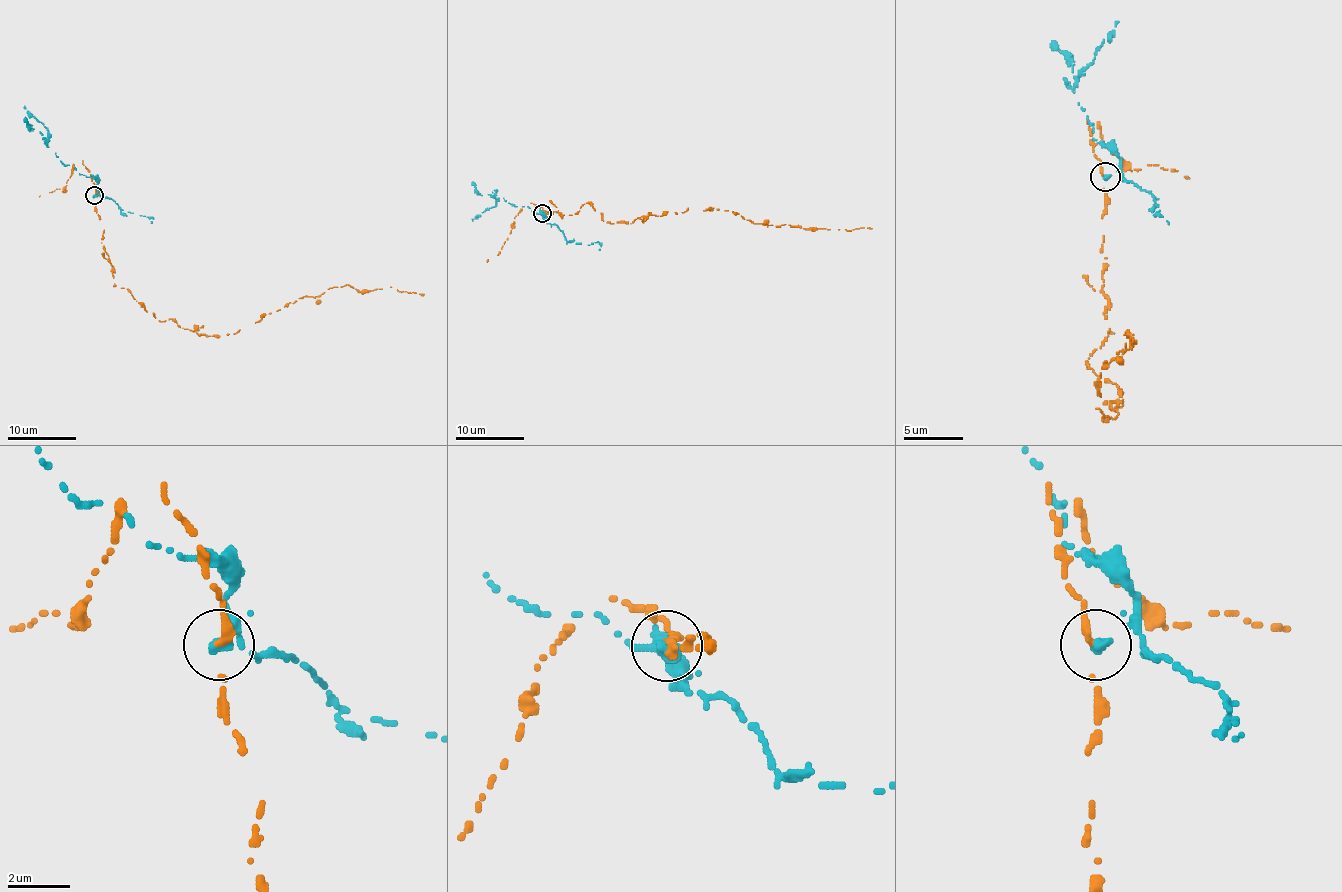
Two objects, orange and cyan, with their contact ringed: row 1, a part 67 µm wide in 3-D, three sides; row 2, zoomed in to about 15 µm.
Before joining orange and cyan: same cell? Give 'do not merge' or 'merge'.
do not merge

